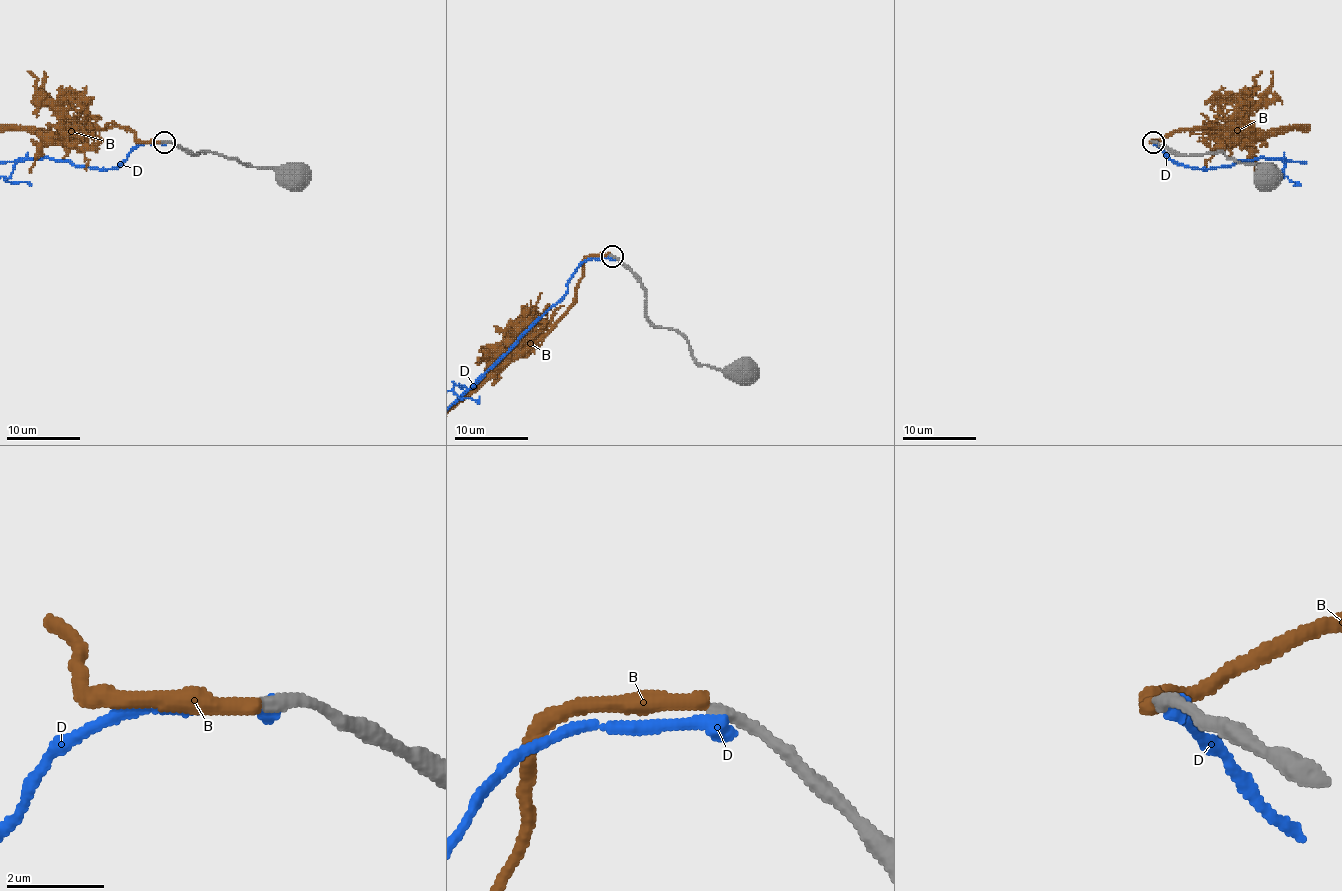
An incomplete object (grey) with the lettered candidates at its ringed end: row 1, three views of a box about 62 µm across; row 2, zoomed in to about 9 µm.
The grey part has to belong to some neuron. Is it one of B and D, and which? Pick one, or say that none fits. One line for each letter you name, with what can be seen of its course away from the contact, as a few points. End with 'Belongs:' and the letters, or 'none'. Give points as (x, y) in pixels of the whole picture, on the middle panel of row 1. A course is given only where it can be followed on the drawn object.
Belongs: D

